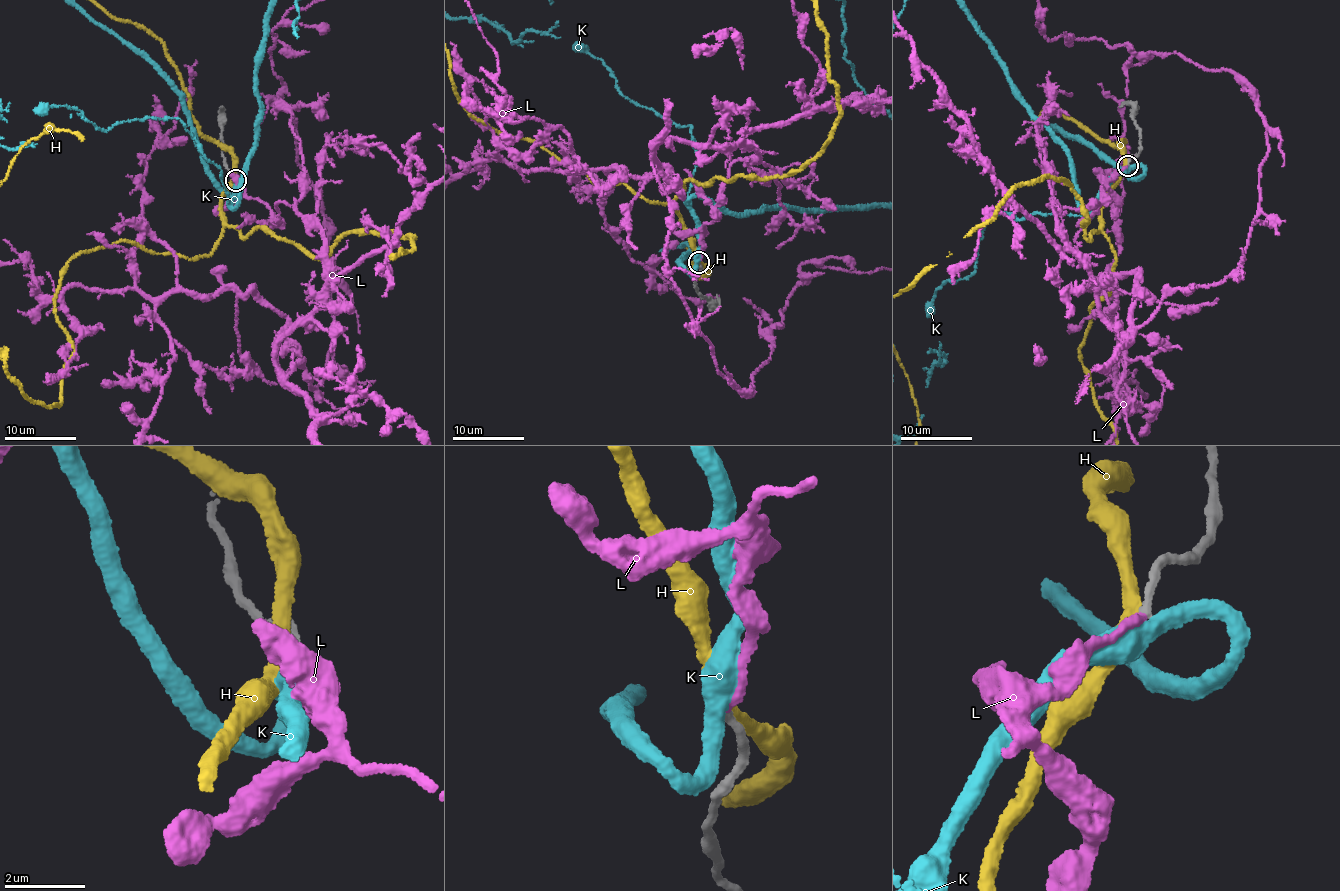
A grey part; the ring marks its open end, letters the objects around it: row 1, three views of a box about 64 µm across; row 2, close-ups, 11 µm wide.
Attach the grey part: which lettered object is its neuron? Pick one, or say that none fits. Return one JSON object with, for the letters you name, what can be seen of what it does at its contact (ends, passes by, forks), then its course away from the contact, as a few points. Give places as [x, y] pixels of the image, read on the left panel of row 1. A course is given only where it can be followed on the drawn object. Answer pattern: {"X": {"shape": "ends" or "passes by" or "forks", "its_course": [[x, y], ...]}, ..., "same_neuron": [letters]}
{"L": {"shape": "ends"}, "same_neuron": ["L"]}

